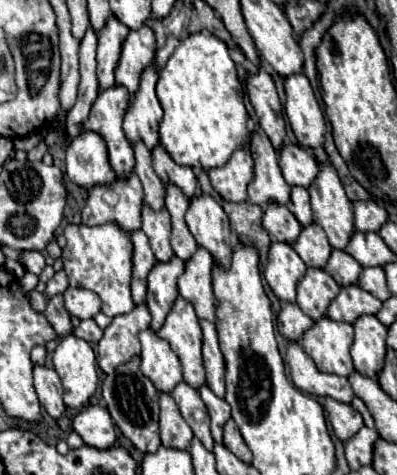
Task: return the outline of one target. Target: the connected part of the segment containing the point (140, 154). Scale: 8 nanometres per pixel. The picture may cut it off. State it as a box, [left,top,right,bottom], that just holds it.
[134,140,164,210]

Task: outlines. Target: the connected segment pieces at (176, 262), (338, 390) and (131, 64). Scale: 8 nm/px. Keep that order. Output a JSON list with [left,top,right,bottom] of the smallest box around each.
[[146,256,184,330],[288,342,354,404],[116,26,156,94]]

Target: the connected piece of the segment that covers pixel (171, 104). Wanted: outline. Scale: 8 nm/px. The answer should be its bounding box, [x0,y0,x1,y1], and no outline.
[156,32,248,170]

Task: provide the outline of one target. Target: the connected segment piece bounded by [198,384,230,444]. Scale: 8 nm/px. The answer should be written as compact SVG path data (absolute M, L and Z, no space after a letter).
M206 384L198 388L206 408L208 408L208 414L210 414L210 420L212 420L212 436L214 436L214 442L222 444L222 426L226 424L226 420L230 418L230 404L224 400L224 398L218 398Z

